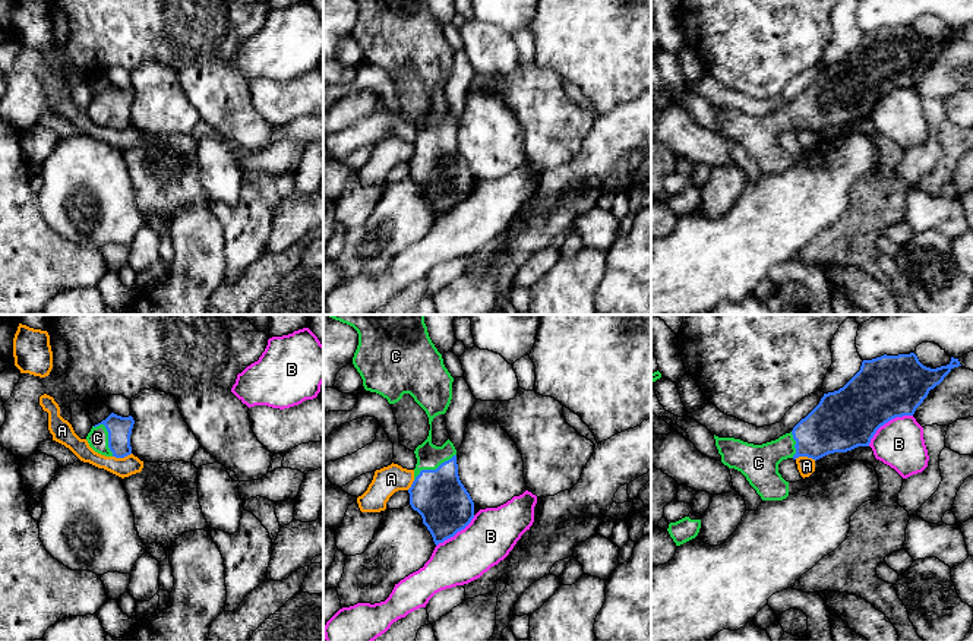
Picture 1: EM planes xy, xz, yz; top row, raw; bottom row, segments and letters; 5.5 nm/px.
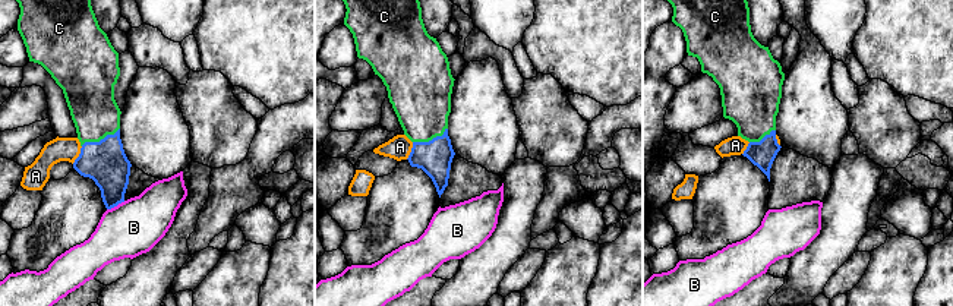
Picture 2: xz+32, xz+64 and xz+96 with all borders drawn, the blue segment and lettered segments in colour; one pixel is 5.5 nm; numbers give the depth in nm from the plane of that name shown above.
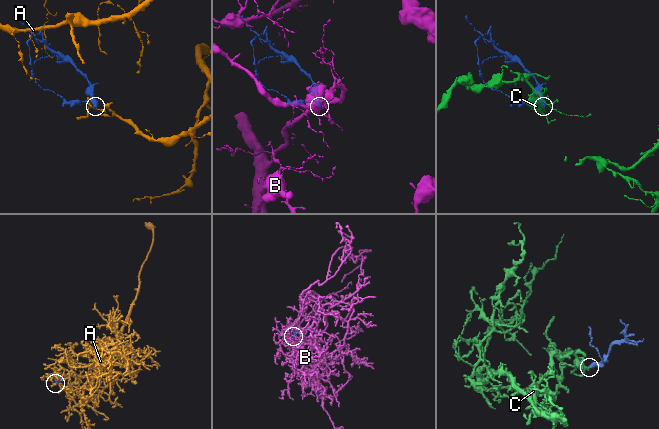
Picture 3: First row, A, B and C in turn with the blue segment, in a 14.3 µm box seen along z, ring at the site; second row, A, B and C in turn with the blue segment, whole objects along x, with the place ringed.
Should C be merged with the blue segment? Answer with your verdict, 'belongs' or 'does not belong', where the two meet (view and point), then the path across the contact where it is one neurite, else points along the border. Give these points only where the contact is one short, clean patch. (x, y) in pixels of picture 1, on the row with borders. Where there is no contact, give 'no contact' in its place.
belongs; meets blue in xz at (433, 470)

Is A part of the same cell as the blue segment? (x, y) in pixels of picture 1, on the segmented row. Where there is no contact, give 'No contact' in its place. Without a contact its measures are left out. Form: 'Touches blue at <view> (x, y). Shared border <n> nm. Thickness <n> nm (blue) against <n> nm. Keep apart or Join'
Touches blue at yz (805, 455). Shared border 120 nm. Thickness 300 nm (blue) against 100 nm. Keep apart

